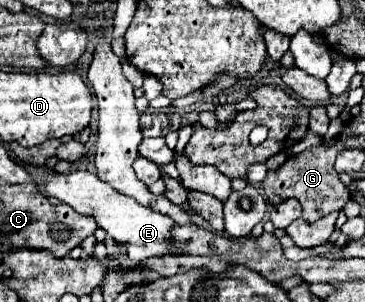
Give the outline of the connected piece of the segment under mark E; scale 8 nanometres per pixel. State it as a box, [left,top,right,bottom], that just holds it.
[47,171,181,263]

